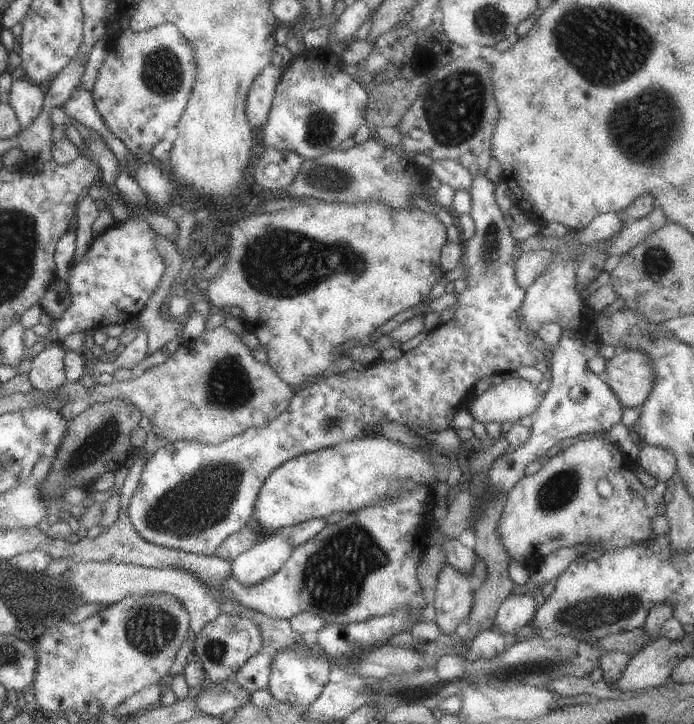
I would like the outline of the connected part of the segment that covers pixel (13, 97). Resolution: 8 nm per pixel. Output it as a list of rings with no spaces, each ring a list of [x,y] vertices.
[[[15,80],[11,84],[11,92],[9,92],[9,108],[15,116],[15,122],[17,122],[17,134],[13,136],[17,140],[17,146],[13,146],[7,154],[1,156],[1,162],[5,168],[11,168],[11,166],[17,166],[19,162],[27,160],[25,152],[19,148],[19,134],[27,128],[31,128],[31,124],[39,118],[41,110],[43,110],[43,100],[45,100],[45,94],[43,94],[43,86],[35,86],[27,80]]]

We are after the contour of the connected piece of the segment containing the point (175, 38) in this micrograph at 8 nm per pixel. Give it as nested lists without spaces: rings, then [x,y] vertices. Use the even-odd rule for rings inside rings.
[[[161,24],[145,32],[121,32],[113,48],[107,50],[91,96],[103,124],[125,144],[127,154],[139,162],[137,158],[151,154],[161,144],[165,132],[175,128],[191,94],[193,80],[195,68],[187,42],[171,24]]]

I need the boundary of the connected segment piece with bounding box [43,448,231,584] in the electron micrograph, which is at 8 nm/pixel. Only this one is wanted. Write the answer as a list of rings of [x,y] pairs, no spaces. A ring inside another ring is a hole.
[[[145,448],[139,450],[137,458],[131,464],[131,468],[127,468],[125,482],[119,488],[119,496],[121,496],[119,516],[117,516],[117,520],[103,534],[99,534],[93,540],[91,538],[81,538],[75,544],[67,544],[63,540],[51,540],[49,544],[43,546],[43,550],[49,552],[51,560],[69,558],[71,564],[81,564],[81,562],[113,562],[113,564],[137,564],[137,566],[147,566],[147,568],[173,568],[173,566],[177,566],[177,568],[187,568],[189,572],[195,572],[197,576],[201,576],[209,584],[215,584],[215,580],[219,580],[223,574],[227,574],[227,570],[231,570],[231,566],[229,566],[227,560],[221,560],[217,556],[197,556],[193,552],[179,552],[179,550],[169,550],[169,548],[153,546],[149,542],[143,542],[135,534],[135,530],[131,528],[131,524],[127,520],[127,502],[129,502],[133,490],[137,488],[137,482],[141,478],[143,466],[147,464],[147,456],[149,456],[149,452]]]

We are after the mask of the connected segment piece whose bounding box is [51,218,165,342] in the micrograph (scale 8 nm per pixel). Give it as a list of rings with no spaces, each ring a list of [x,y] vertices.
[[[127,218],[121,224],[115,222],[93,240],[85,256],[69,270],[67,290],[71,304],[51,324],[59,342],[67,336],[103,330],[111,324],[127,326],[137,318],[165,274],[165,260],[153,248],[155,236],[145,222]]]

